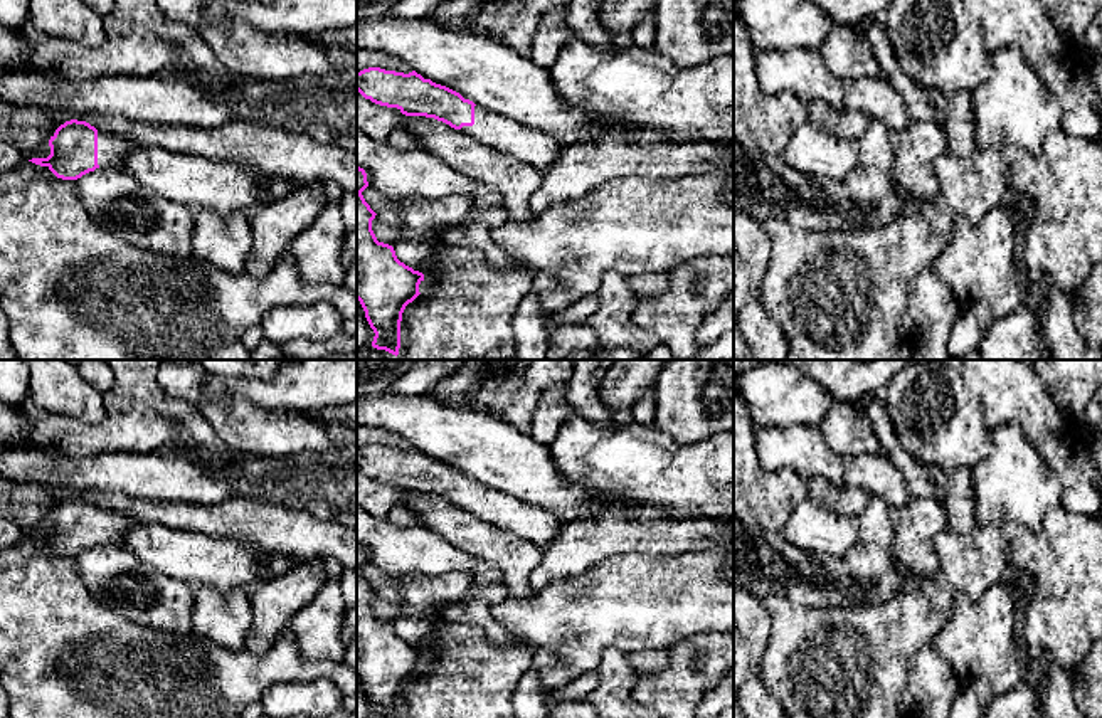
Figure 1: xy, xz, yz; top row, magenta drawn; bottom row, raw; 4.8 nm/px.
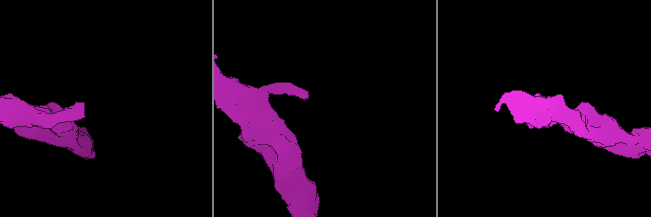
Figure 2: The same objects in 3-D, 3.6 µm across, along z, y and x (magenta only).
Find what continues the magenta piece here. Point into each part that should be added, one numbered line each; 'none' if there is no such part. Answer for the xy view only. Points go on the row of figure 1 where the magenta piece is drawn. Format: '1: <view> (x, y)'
1: xy (111, 148)

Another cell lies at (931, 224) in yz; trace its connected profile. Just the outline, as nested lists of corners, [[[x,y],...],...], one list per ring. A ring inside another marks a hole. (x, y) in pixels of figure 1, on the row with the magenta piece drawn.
[[[937,193],[934,198],[920,200],[920,207],[910,217],[893,220],[885,227],[868,227],[850,232],[814,232],[803,227],[794,227],[787,220],[781,219],[764,220],[760,225],[771,239],[772,254],[762,286],[760,301],[787,340],[787,360],[910,360],[919,336],[919,330],[909,314],[910,284],[917,274],[934,267],[935,257],[949,245],[954,217],[956,214],[949,207],[947,200]]]

